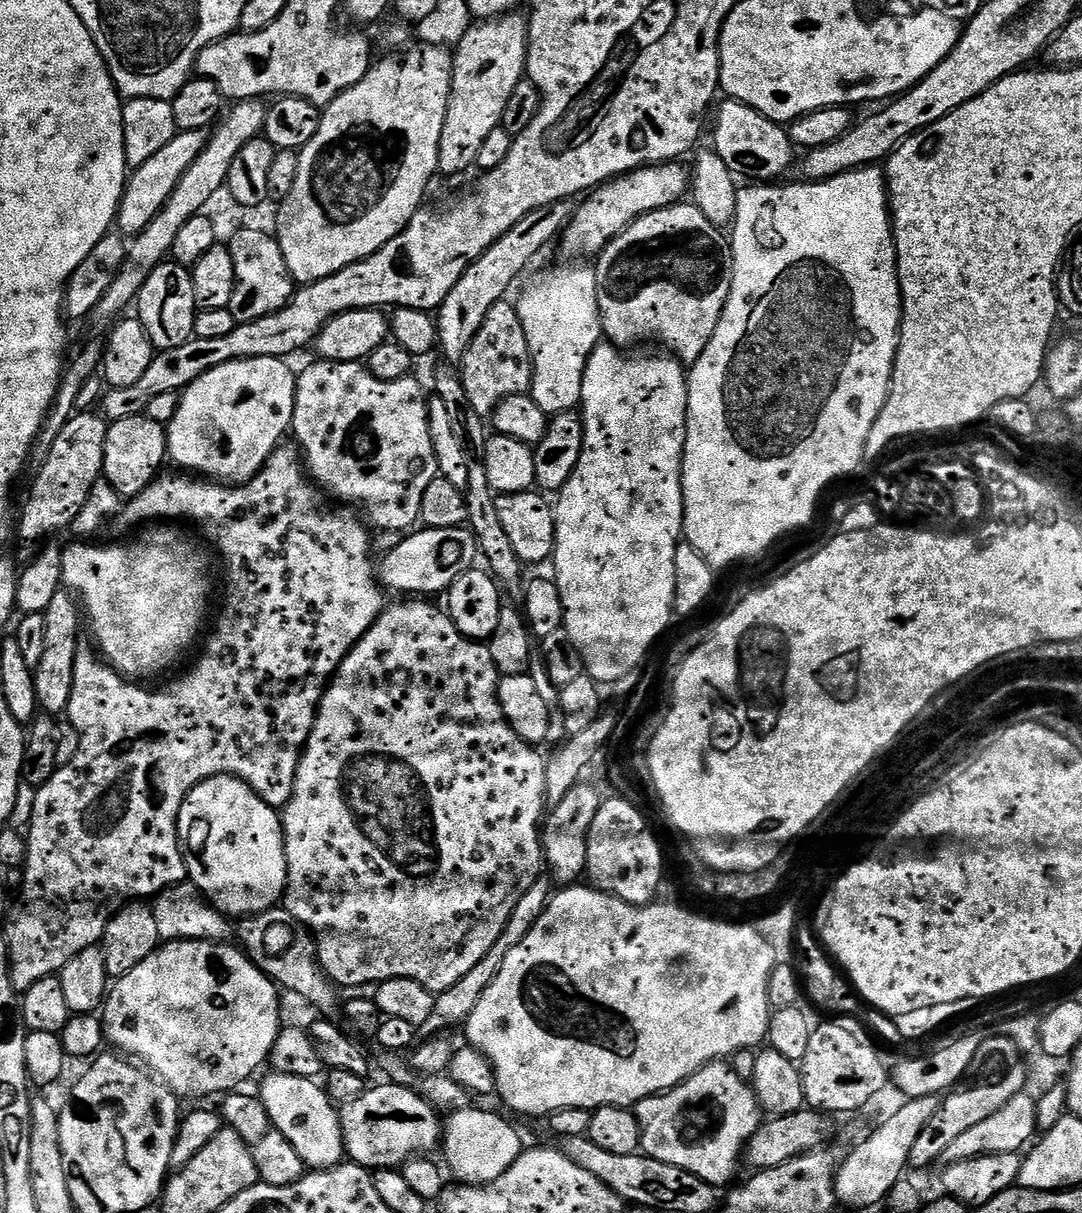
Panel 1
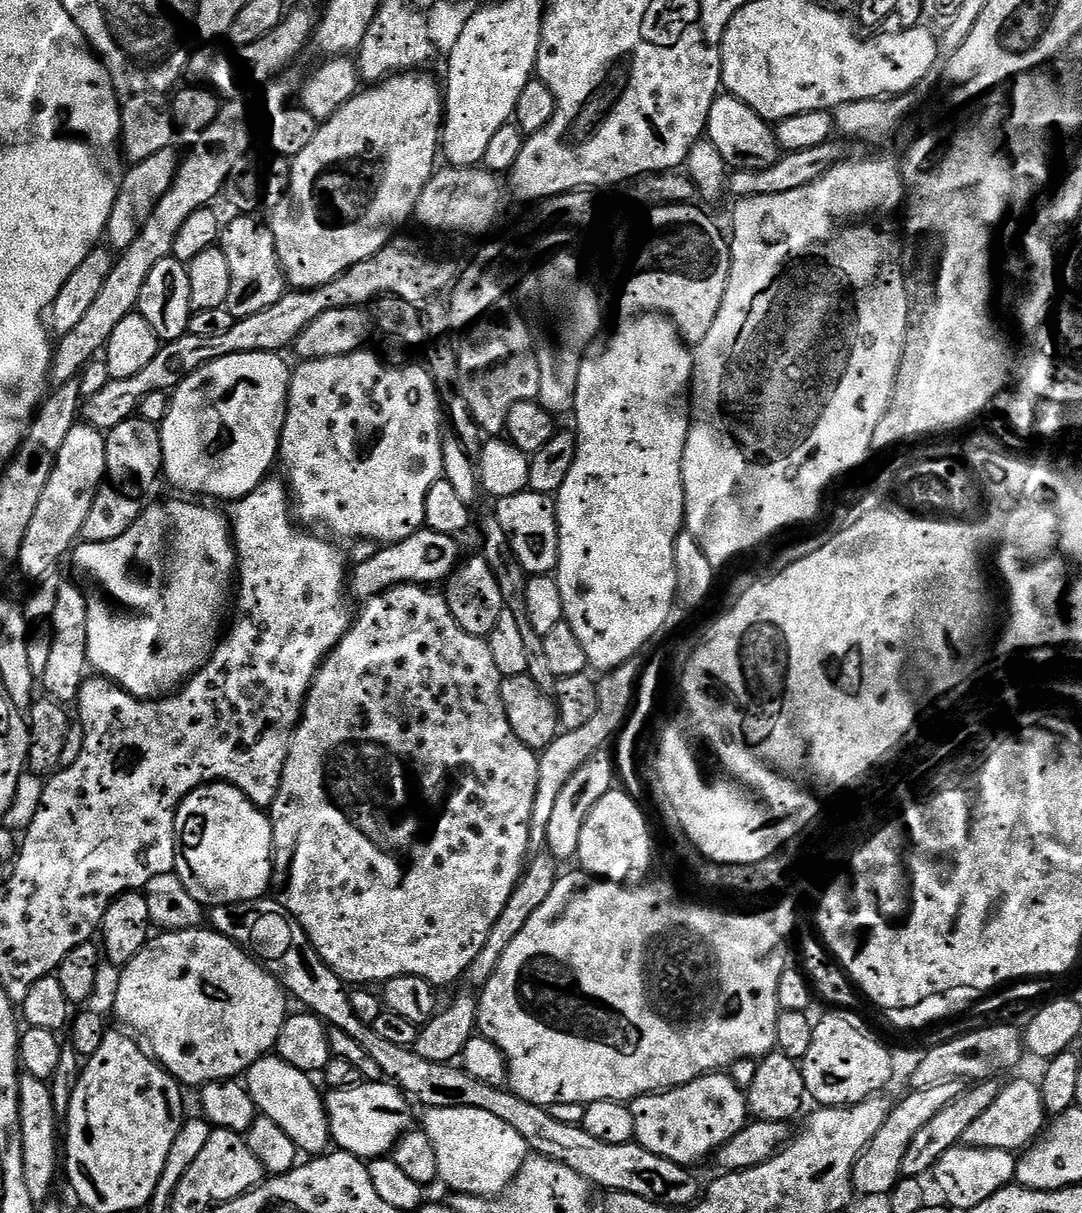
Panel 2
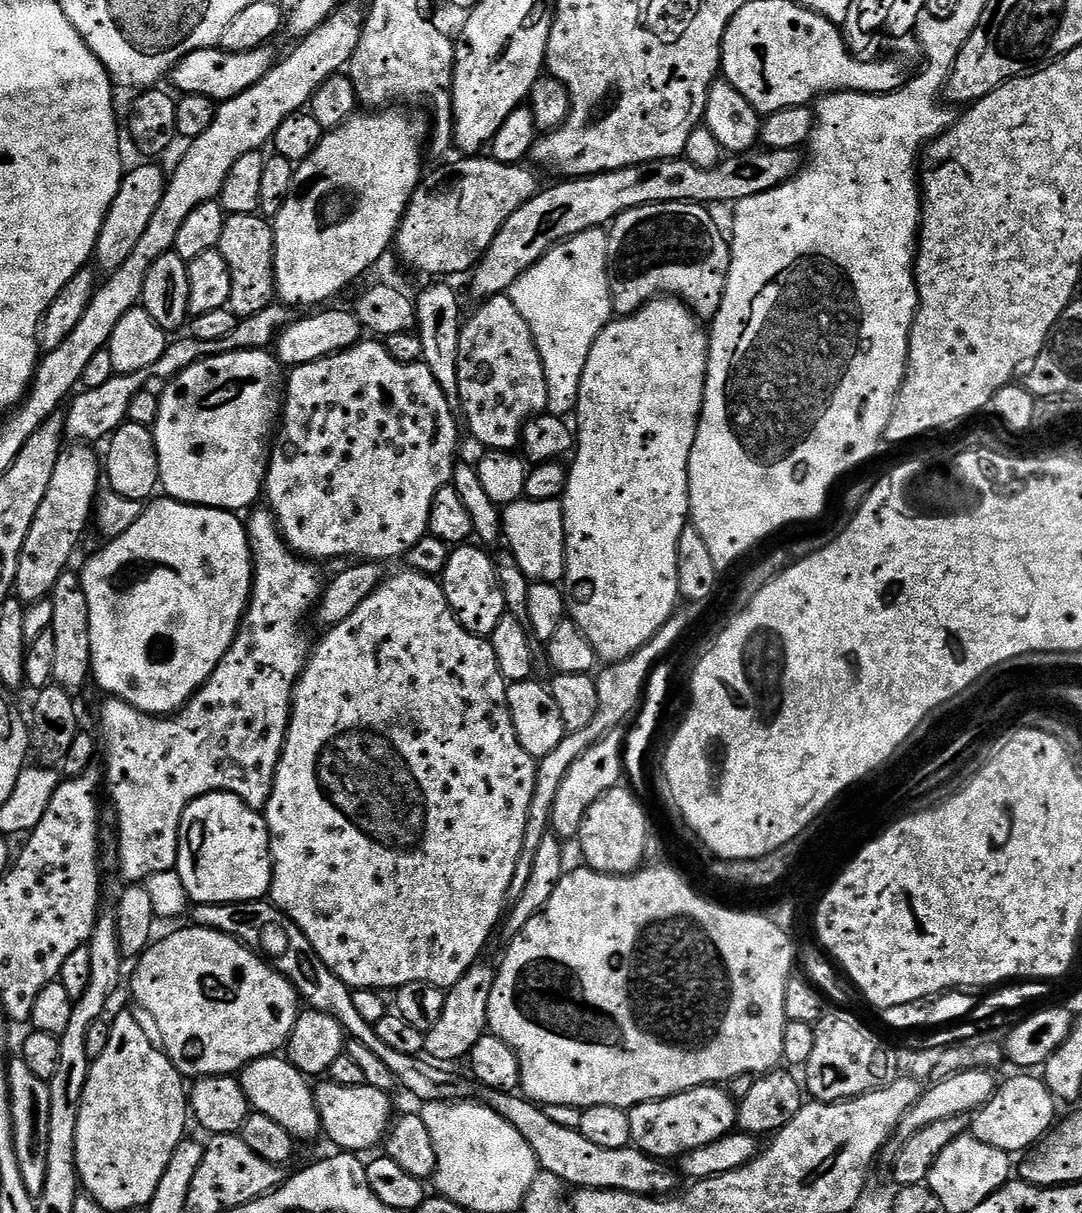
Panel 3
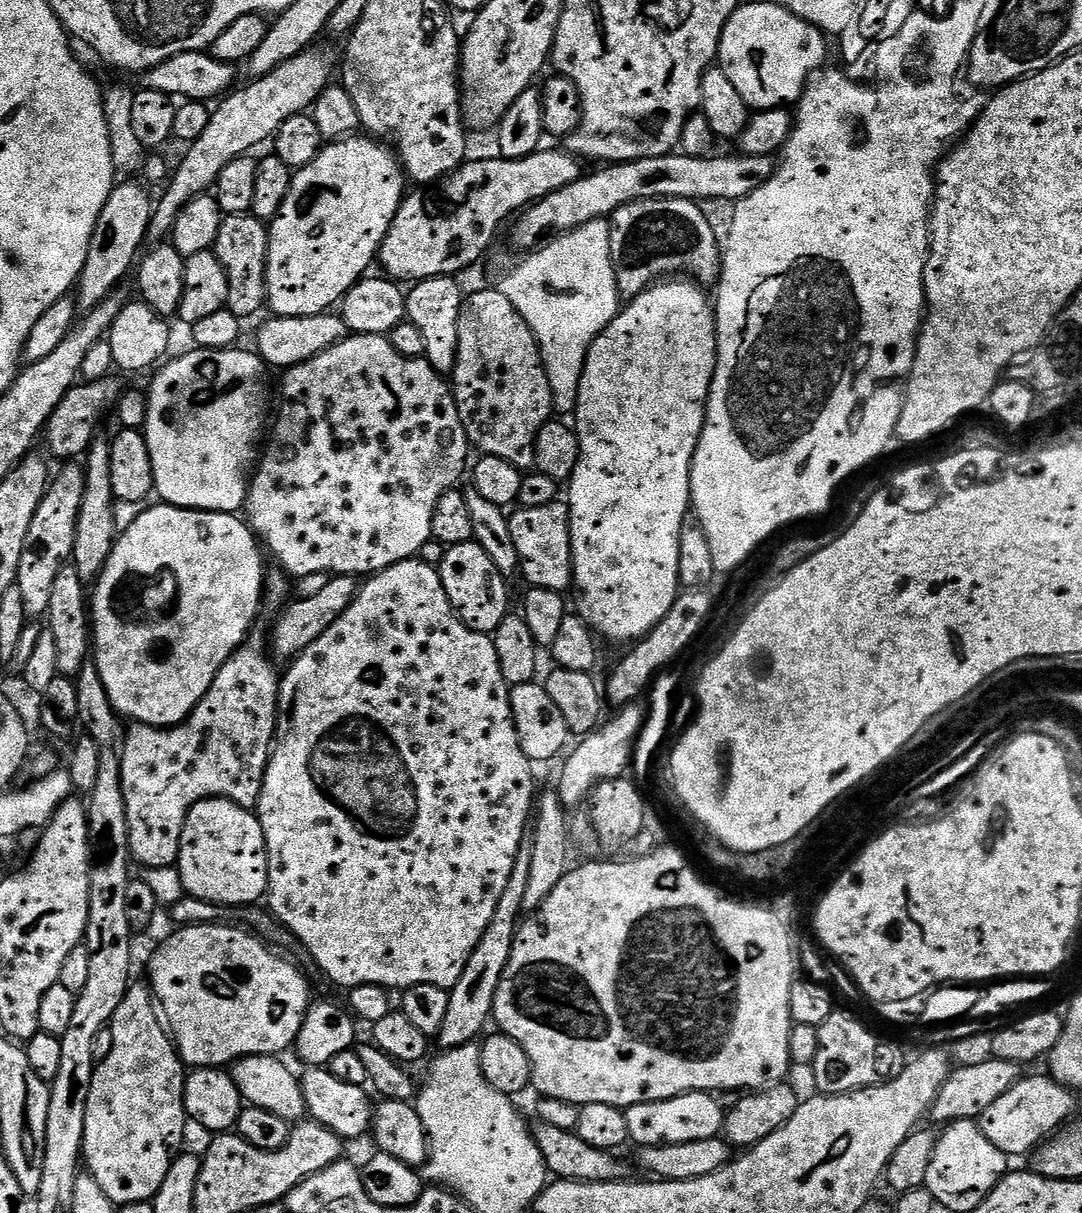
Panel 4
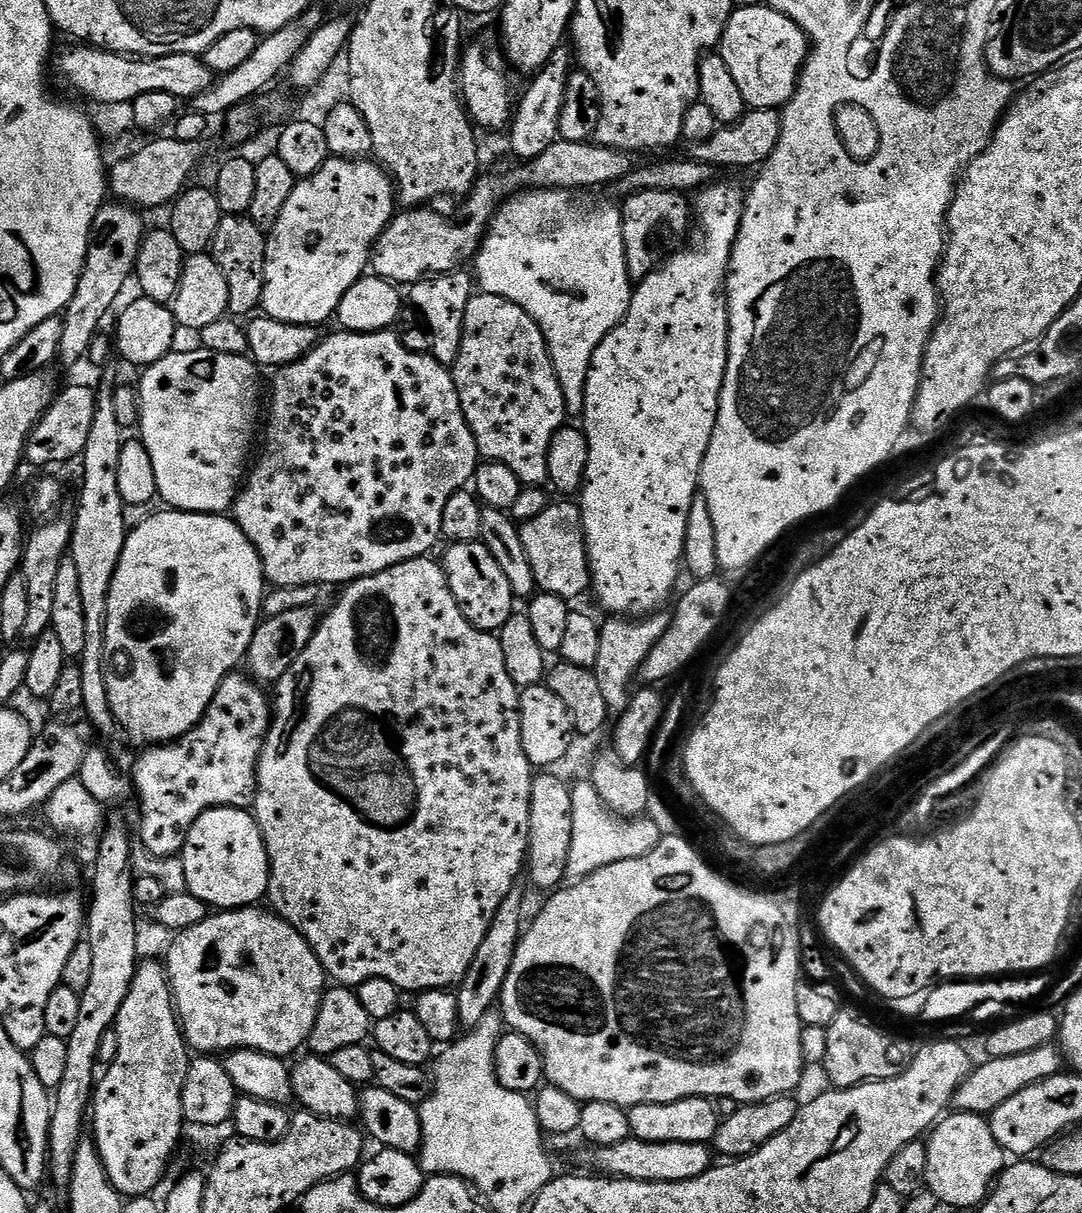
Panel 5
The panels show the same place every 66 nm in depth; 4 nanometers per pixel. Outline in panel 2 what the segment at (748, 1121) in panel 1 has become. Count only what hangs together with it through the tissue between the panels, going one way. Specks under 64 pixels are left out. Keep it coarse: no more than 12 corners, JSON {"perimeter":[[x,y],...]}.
{"perimeter":[[728,1074],[631,1101],[635,1143],[693,1166],[749,1123]]}

